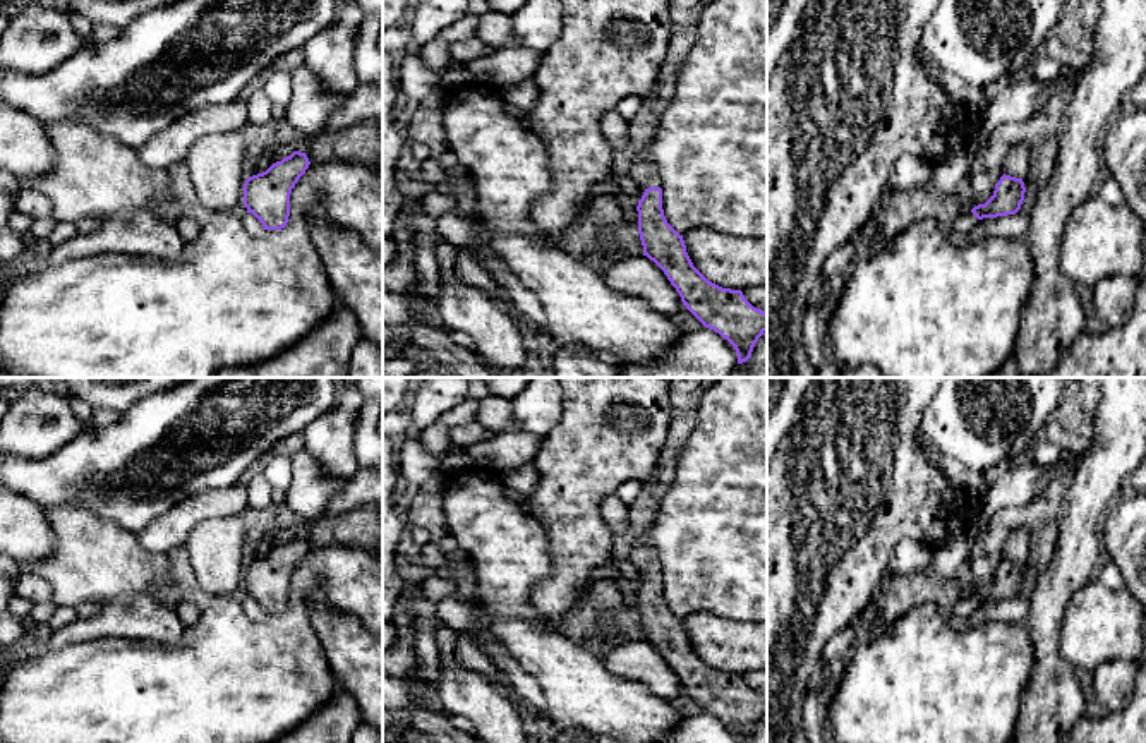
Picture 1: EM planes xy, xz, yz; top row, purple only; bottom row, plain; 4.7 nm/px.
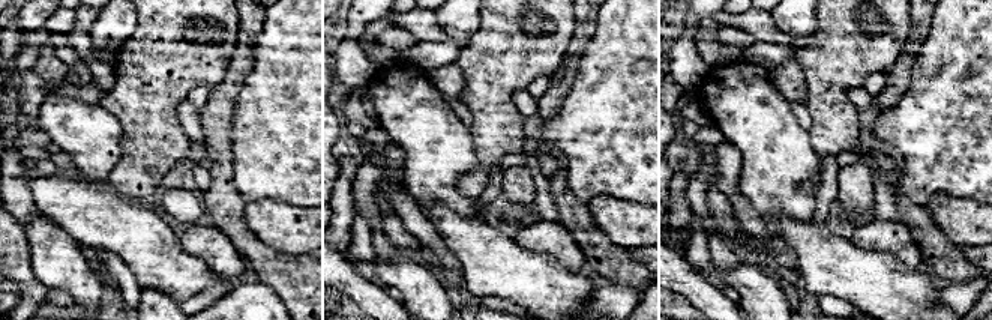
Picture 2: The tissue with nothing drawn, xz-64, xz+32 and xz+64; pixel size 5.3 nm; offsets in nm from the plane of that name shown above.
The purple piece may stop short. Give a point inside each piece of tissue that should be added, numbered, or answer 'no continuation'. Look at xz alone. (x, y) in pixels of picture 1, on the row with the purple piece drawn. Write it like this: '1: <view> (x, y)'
1: xz (685, 14)

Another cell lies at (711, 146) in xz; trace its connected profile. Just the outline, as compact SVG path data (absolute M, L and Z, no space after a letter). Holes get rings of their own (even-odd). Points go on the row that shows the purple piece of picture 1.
M712 0L700 14L693 46L674 72L674 93L647 148L660 177L667 223L679 235L707 228L767 239L767 0Z

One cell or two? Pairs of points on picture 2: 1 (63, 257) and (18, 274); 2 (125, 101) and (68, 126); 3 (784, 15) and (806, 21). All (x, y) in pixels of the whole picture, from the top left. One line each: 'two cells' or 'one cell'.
1: two cells
2: two cells
3: one cell

